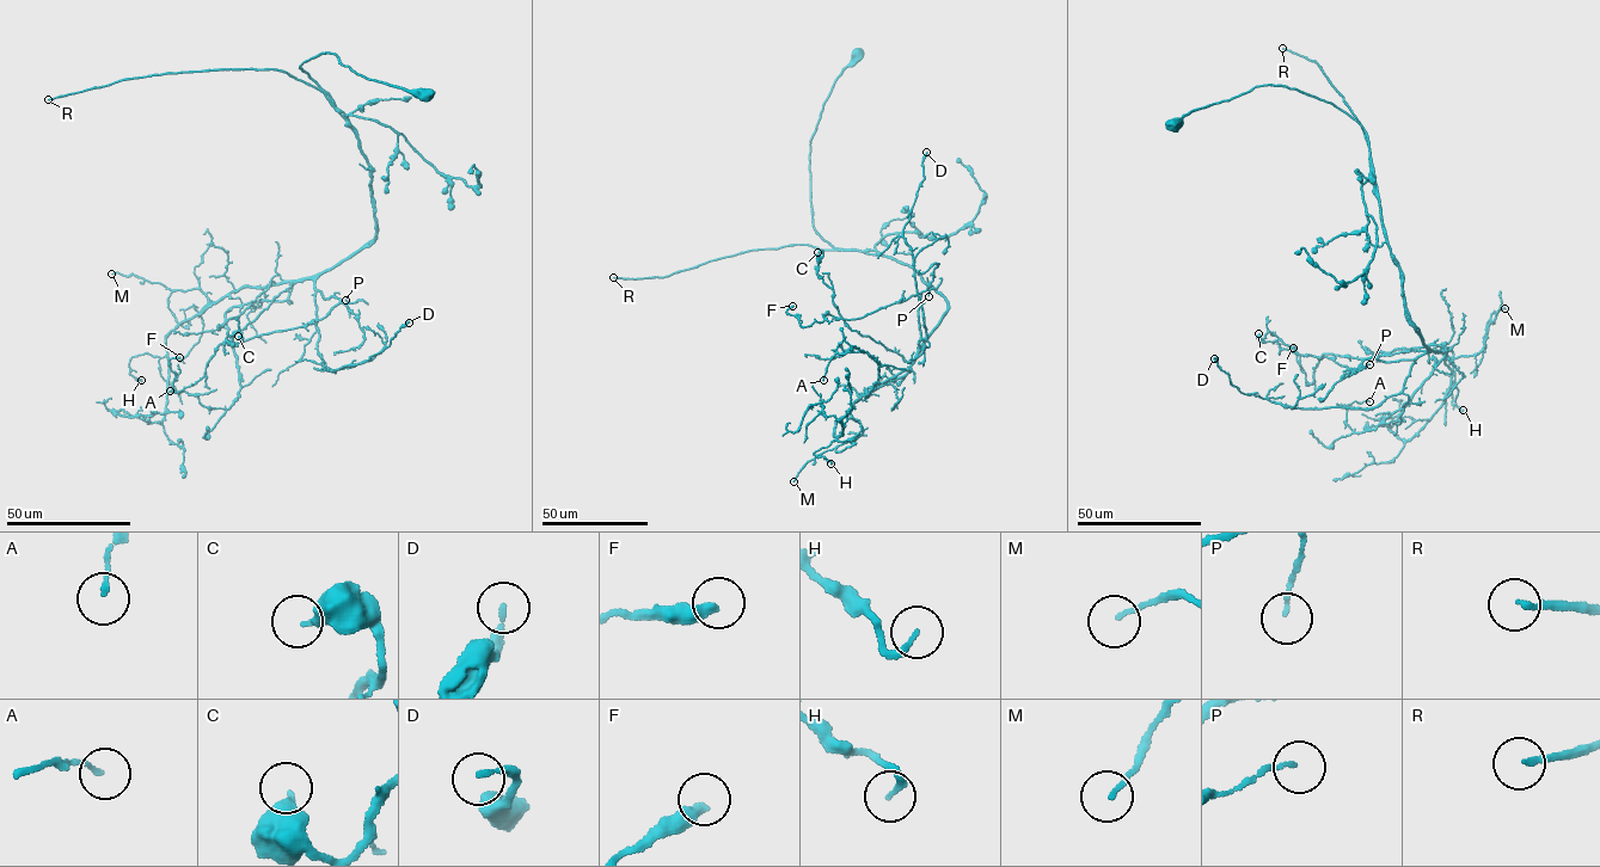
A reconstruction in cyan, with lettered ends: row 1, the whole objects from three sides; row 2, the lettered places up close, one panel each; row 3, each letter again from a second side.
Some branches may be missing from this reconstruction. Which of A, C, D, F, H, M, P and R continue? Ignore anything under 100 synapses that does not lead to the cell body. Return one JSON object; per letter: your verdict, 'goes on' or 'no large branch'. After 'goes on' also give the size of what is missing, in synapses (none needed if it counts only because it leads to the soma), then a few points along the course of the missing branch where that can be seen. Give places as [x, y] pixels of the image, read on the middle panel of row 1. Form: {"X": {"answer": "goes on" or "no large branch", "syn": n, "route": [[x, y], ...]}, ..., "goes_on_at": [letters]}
{"A": {"answer": "no large branch"}, "C": {"answer": "no large branch"}, "D": {"answer": "no large branch"}, "F": {"answer": "no large branch"}, "H": {"answer": "no large branch"}, "M": {"answer": "no large branch"}, "P": {"answer": "no large branch"}, "R": {"answer": "goes on", "syn": 300}, "goes_on_at": ["R"]}

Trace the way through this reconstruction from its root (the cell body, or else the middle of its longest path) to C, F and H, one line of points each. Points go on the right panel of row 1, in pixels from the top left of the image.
C: (1174, 122), (1269, 85), (1352, 117), (1366, 134), (1405, 309), (1438, 351), (1315, 357), (1258, 333)
F: (1174, 122), (1279, 85), (1362, 127), (1427, 352), (1354, 371), (1325, 356), (1306, 386), (1293, 348)
H: (1174, 122), (1279, 85), (1362, 127), (1405, 309), (1427, 346), (1445, 344), (1452, 403), (1463, 410)

